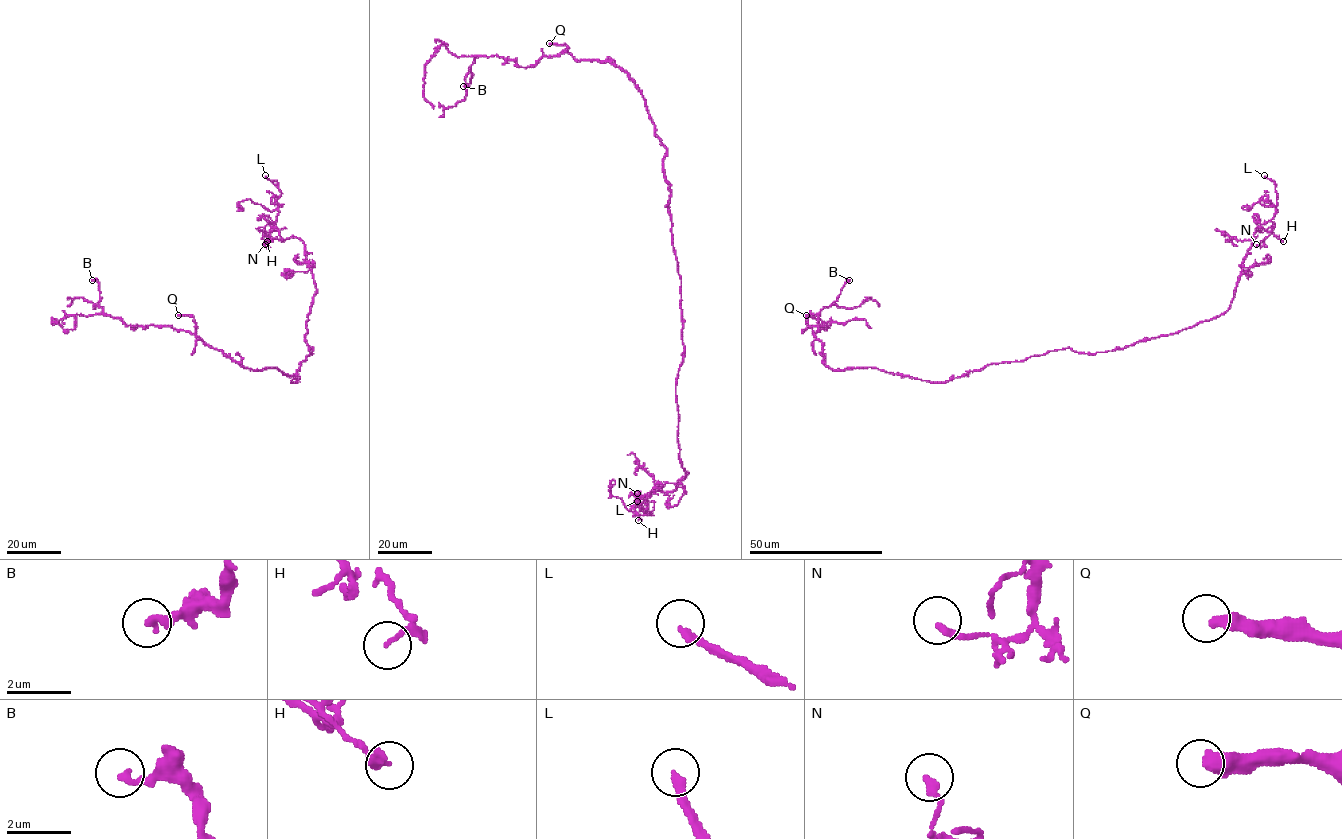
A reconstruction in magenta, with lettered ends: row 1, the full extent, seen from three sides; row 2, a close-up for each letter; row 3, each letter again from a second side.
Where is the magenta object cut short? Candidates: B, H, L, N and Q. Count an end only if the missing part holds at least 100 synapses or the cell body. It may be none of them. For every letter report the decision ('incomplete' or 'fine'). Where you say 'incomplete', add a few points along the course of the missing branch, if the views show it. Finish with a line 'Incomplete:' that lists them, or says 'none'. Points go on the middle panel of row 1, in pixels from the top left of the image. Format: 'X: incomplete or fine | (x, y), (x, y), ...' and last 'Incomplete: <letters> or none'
B: fine
H: fine
L: incomplete | (637, 501), (637, 474)
N: fine
Q: fine
Incomplete: L

